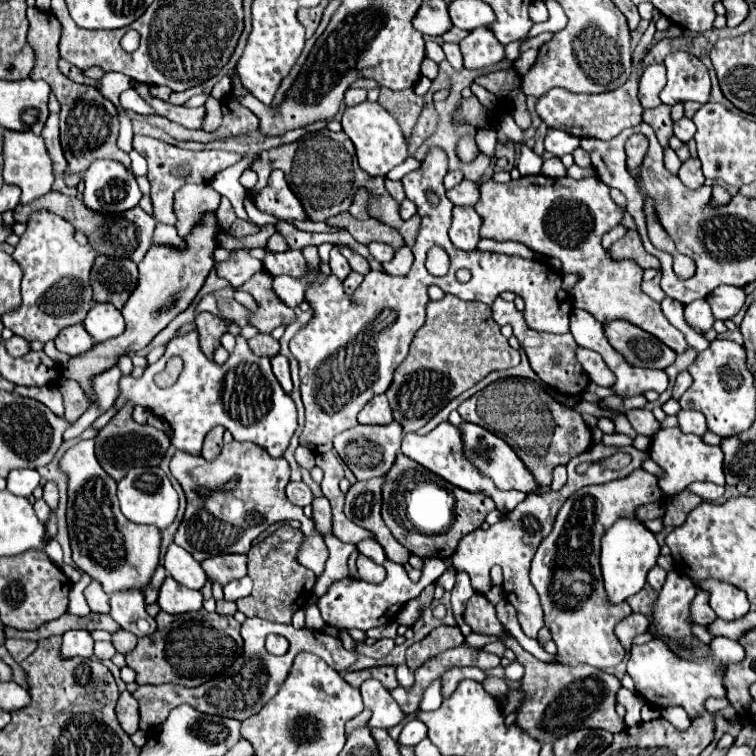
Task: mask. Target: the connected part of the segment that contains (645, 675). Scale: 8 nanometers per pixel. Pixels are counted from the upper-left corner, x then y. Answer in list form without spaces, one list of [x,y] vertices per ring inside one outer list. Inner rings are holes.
[[[716,637],[710,645],[710,655],[704,661],[688,661],[678,657],[674,651],[670,651],[664,641],[652,639],[646,645],[634,645],[630,649],[630,661],[628,661],[628,673],[634,679],[636,691],[650,701],[654,707],[670,707],[678,705],[684,707],[690,717],[696,717],[704,711],[704,701],[708,697],[726,697],[726,691],[722,687],[722,665],[726,663],[738,663],[744,659],[744,649],[738,641]]]

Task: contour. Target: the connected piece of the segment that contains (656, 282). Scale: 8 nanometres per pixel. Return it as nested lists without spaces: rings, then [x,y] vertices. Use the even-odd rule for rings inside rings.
[[[659,269],[658,274],[654,277],[654,279],[644,283],[642,282],[642,290],[653,300],[658,303],[665,298],[665,293],[661,290],[660,287],[660,279],[661,279],[661,271]]]

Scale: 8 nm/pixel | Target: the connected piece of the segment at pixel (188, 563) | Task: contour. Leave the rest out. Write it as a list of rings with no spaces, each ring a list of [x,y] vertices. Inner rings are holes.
[[[176,543],[168,547],[164,557],[164,567],[180,585],[188,589],[202,589],[206,583],[206,573],[200,567],[200,563],[194,561],[194,557],[188,555],[188,551],[178,547]]]

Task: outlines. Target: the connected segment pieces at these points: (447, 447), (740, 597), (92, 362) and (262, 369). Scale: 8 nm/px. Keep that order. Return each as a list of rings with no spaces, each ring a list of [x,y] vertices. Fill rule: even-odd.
[[[444,421],[440,423],[436,429],[432,429],[428,435],[416,435],[416,433],[408,433],[402,441],[402,453],[408,455],[410,459],[414,459],[416,463],[424,465],[426,469],[430,469],[432,473],[440,475],[442,479],[446,479],[448,483],[470,491],[470,493],[484,493],[488,495],[494,503],[496,509],[500,513],[510,513],[526,495],[520,491],[500,491],[494,487],[494,483],[490,479],[486,479],[486,475],[480,475],[476,471],[476,467],[472,467],[472,463],[468,463],[468,459],[464,459],[462,453],[462,435],[460,435],[460,427],[454,427],[452,423]]]
[[[706,579],[696,581],[696,585],[710,595],[708,603],[714,609],[714,613],[724,621],[734,621],[738,617],[744,617],[750,611],[748,597],[738,587],[732,587],[730,583]]]
[[[214,213],[204,215],[204,219],[192,229],[192,233],[186,237],[186,249],[176,251],[172,247],[164,245],[152,245],[146,253],[144,261],[138,265],[140,269],[140,281],[136,291],[130,295],[128,303],[122,309],[122,315],[126,317],[126,331],[114,339],[96,343],[92,349],[88,349],[84,355],[72,357],[68,363],[62,365],[62,375],[66,379],[74,379],[84,387],[84,393],[88,395],[90,403],[94,403],[94,391],[90,385],[92,375],[100,375],[100,371],[108,371],[108,367],[114,367],[118,363],[118,357],[136,353],[144,349],[176,315],[180,315],[188,305],[194,301],[196,293],[204,285],[210,269],[214,267],[212,253],[216,249],[216,233],[220,225]]]
[[[196,331],[184,337],[174,337],[160,361],[146,367],[142,377],[134,379],[130,375],[124,375],[120,379],[120,391],[122,393],[114,403],[118,409],[126,401],[142,407],[146,405],[154,415],[162,415],[170,423],[174,429],[174,447],[192,455],[200,455],[206,433],[216,425],[222,425],[226,431],[230,431],[236,441],[252,441],[260,445],[272,457],[280,457],[286,451],[296,431],[296,405],[290,395],[284,393],[280,383],[276,383],[270,359],[254,355],[246,339],[240,335],[236,337],[234,353],[230,353],[224,365],[210,361],[202,353]],[[174,355],[184,357],[184,371],[172,387],[160,389],[154,383],[154,375],[162,371],[166,359]]]

